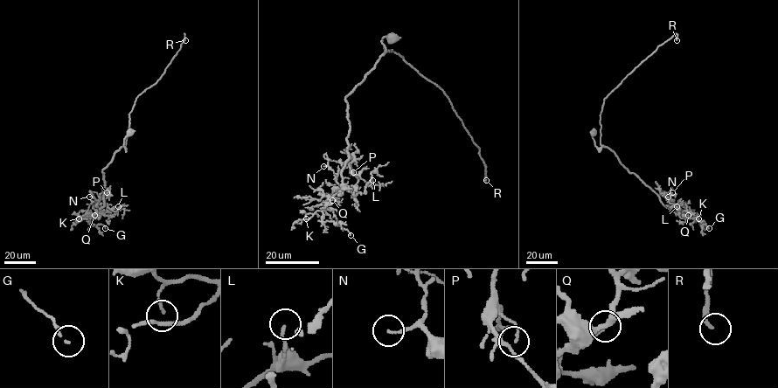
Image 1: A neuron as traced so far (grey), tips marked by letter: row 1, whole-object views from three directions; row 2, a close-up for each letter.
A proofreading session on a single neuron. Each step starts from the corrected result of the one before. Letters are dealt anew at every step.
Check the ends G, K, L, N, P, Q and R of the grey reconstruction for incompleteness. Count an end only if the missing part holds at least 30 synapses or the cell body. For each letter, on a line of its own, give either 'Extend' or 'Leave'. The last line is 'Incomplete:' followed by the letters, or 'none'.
G: Leave
K: Leave
L: Leave
N: Leave
P: Leave
Q: Extend
R: Extend
Incomplete: Q, R

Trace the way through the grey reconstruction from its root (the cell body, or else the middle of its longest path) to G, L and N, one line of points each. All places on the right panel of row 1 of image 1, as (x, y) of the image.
G: (600, 144), (611, 150), (666, 207), (694, 218), (700, 226), (705, 225), (709, 228)
L: (600, 144), (611, 150), (628, 170), (649, 186), (666, 207), (675, 209), (683, 217), (677, 206)
N: (600, 144), (611, 150), (628, 170), (649, 186), (666, 207), (680, 211), (668, 197)

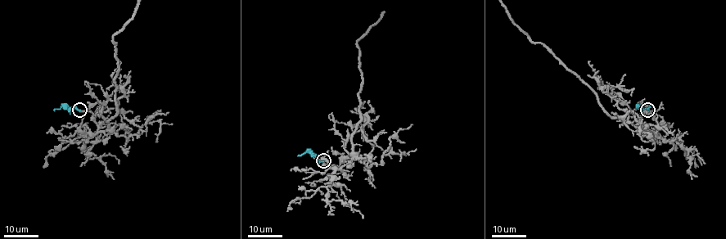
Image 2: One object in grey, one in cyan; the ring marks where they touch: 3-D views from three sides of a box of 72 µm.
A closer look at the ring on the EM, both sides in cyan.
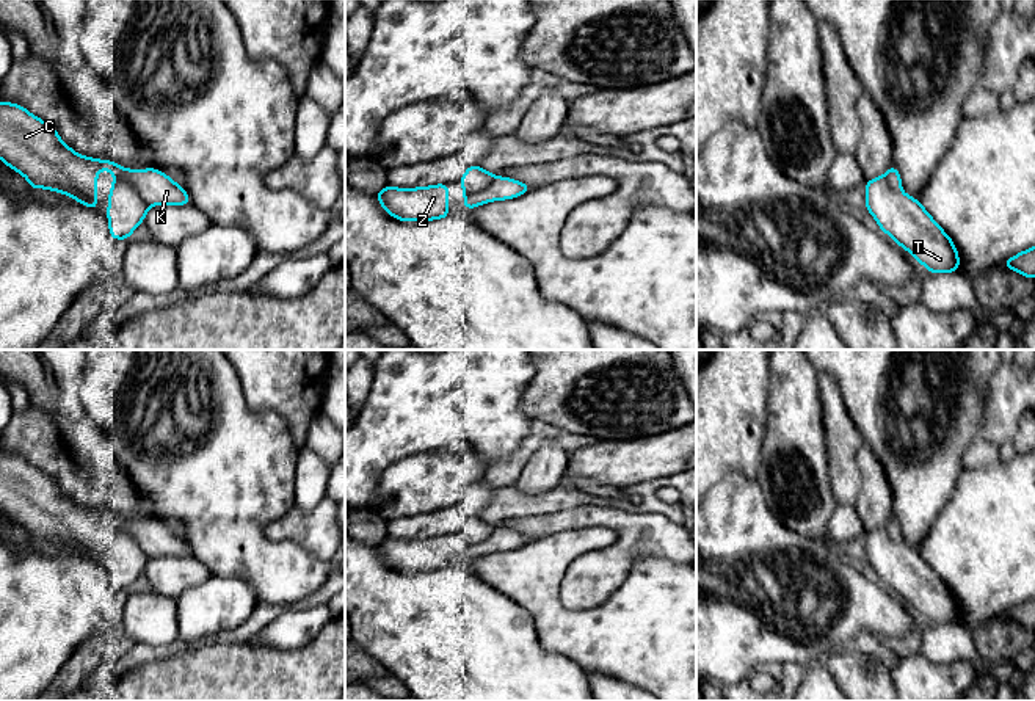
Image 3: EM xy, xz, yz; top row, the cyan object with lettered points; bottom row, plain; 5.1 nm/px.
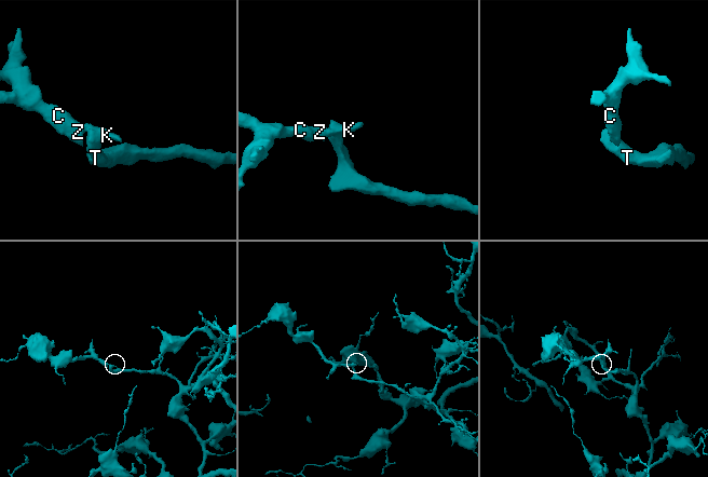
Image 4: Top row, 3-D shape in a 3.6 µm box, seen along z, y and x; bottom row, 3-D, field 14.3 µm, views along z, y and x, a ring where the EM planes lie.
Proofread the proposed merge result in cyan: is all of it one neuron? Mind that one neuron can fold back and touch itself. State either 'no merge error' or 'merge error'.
no merge error

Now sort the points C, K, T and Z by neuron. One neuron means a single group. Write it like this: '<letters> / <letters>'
C K T Z

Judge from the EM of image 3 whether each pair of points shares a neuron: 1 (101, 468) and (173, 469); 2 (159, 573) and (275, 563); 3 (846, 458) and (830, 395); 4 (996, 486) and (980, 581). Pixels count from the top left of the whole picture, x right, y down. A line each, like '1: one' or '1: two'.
1: two
2: two
3: one
4: one

